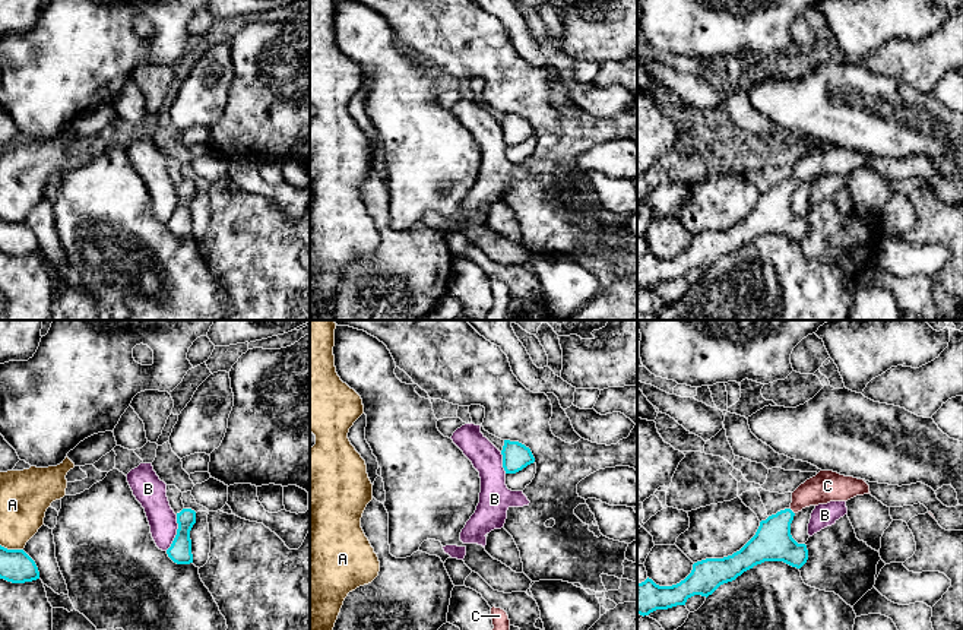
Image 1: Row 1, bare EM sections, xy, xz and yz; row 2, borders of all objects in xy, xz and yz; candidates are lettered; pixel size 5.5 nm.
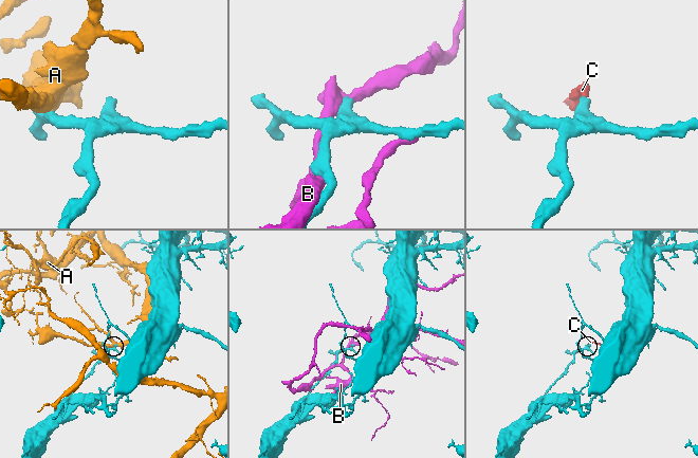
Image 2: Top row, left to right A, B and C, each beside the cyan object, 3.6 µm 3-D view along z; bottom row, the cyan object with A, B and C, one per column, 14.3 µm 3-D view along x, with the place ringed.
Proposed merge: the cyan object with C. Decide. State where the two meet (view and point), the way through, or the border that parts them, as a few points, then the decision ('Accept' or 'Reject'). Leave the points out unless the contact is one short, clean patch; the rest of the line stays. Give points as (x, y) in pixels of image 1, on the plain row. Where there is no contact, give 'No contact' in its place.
Touches cyan at yz (792, 184). Path across: yz (772, 214), (776, 200), (792, 184), (810, 165), (827, 158). Accept

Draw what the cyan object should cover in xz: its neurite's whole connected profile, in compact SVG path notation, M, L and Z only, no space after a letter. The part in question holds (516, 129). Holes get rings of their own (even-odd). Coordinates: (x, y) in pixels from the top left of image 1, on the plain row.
M504 113L501 127L506 146L516 146L535 134L530 121L519 114Z

